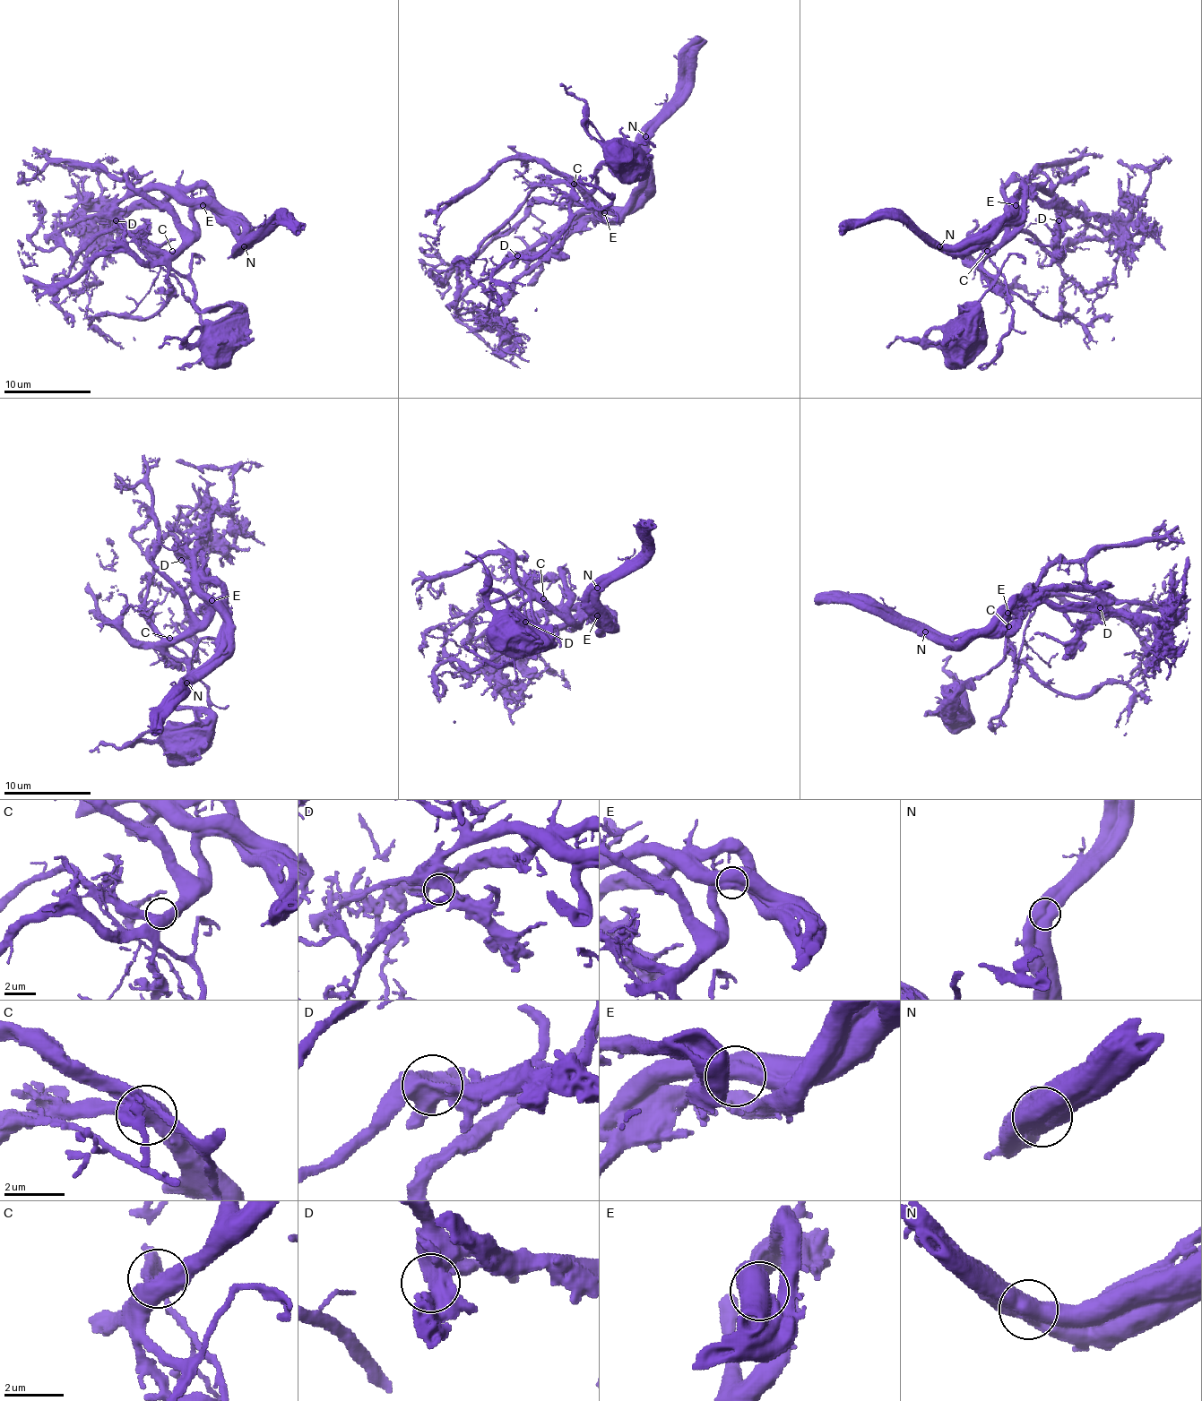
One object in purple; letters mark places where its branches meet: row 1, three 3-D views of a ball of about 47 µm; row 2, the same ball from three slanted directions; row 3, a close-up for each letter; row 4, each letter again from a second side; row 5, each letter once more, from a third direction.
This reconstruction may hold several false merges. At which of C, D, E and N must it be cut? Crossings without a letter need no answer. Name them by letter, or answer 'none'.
E, N

